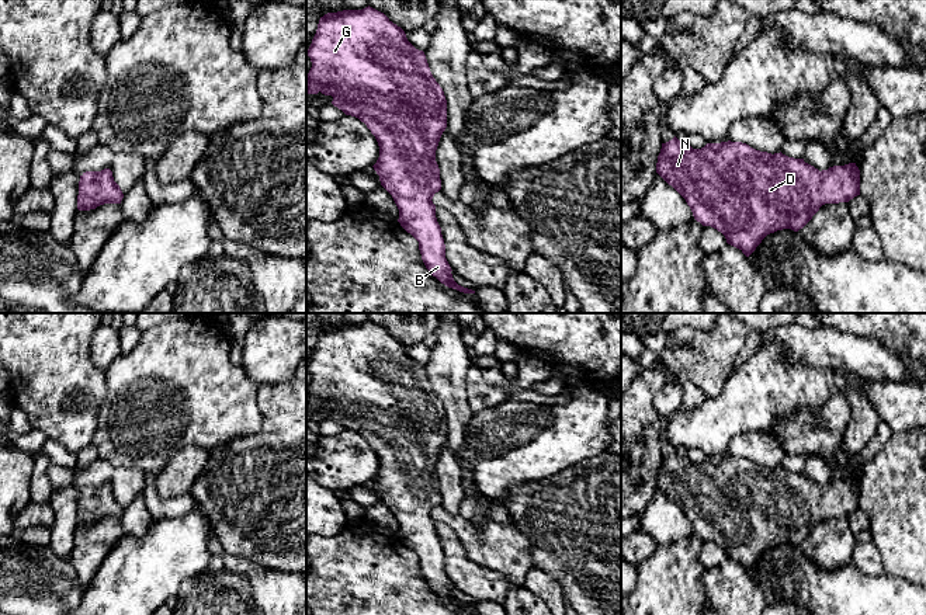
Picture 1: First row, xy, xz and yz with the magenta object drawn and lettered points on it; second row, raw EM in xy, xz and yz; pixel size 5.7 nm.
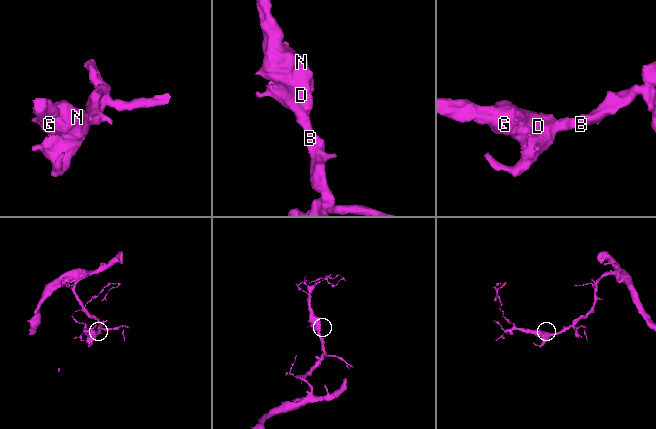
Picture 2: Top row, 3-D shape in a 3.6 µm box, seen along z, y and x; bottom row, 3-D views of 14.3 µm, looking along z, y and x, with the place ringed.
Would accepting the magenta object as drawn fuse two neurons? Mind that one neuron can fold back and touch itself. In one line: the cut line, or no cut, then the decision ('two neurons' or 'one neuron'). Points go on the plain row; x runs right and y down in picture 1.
no cut; one neuron

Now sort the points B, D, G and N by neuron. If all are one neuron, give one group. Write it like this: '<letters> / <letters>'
B D G N

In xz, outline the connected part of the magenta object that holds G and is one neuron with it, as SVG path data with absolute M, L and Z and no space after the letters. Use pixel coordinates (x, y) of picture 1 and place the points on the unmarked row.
M368 320L320 331L306 369L312 376L306 389L306 409L320 406L332 410L334 421L358 432L375 451L379 472L372 482L399 524L398 536L419 556L422 574L429 587L448 602L475 608L452 593L436 520L431 515L441 504L436 465L447 442L447 414L430 386L424 366L416 364L405 345L384 327Z

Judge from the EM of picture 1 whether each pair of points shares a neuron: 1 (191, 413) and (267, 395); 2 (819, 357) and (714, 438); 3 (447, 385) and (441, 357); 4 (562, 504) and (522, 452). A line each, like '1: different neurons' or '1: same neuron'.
1: different neurons
2: different neurons
3: same neuron
4: different neurons

